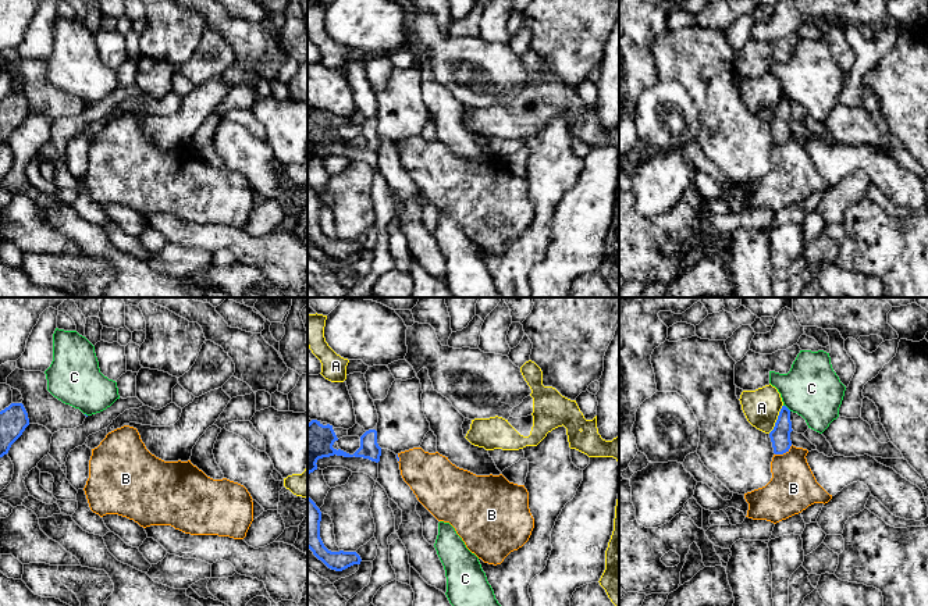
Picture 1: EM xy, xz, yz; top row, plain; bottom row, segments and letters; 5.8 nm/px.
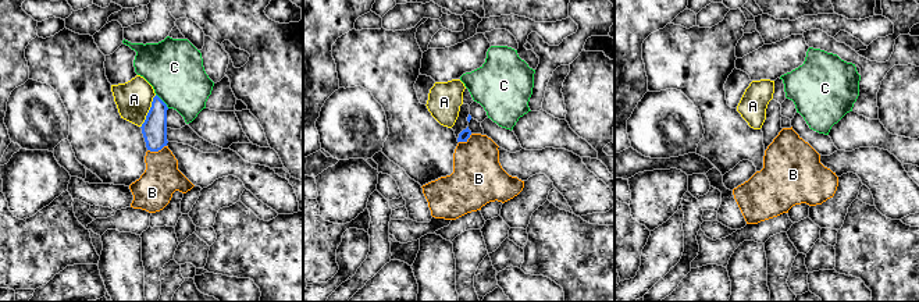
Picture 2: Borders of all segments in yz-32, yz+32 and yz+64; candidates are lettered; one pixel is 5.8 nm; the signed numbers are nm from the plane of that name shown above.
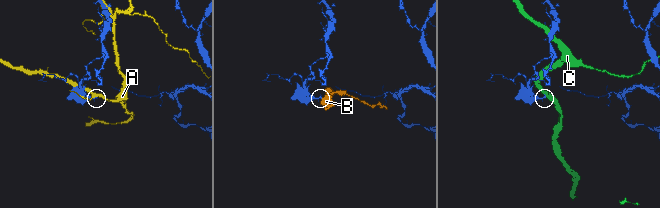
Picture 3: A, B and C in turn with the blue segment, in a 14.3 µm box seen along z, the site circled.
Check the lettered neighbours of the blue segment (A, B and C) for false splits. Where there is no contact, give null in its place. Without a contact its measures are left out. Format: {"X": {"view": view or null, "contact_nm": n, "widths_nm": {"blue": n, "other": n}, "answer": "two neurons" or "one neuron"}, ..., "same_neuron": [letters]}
{"A": {"view": "yz", "contact_nm": 190, "widths_nm": {"blue": 110, "other": 220}, "answer": "two neurons"}, "B": {"view": "yz", "contact_nm": 120, "widths_nm": {"blue": 110, "other": 280}, "answer": "two neurons"}, "C": {"view": "yz", "contact_nm": 60, "widths_nm": {"blue": 110, "other": 320}, "answer": "two neurons"}, "same_neuron": []}

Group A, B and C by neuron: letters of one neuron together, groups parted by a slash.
A / B / C

